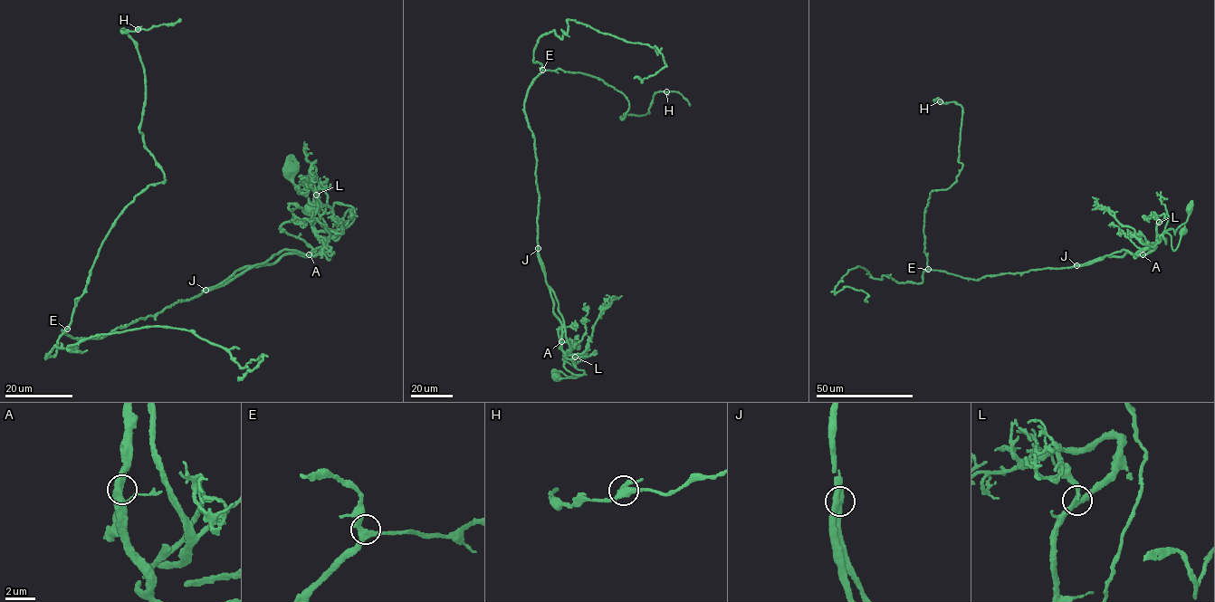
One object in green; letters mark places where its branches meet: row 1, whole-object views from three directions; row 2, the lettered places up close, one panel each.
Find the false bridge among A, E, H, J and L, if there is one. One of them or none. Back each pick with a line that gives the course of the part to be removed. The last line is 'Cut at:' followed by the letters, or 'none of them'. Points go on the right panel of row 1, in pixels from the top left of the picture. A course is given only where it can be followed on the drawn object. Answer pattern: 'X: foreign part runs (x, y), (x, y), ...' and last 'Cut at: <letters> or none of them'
J: foreign part runs (1076, 265), (1126, 253), (1145, 254), (1164, 233), (1174, 250), (1185, 225)
Cut at: J

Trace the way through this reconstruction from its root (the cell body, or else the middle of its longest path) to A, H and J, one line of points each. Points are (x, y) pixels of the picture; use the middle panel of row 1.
A: (556, 376), (559, 380), (578, 377), (584, 372), (565, 357), (561, 341)
H: (556, 376), (584, 372), (538, 253), (528, 89), (545, 70), (591, 75), (625, 95), (623, 119), (666, 91)
J: (556, 376), (559, 380), (578, 377), (584, 372), (575, 367), (562, 349), (561, 323), (553, 312), (538, 248)

